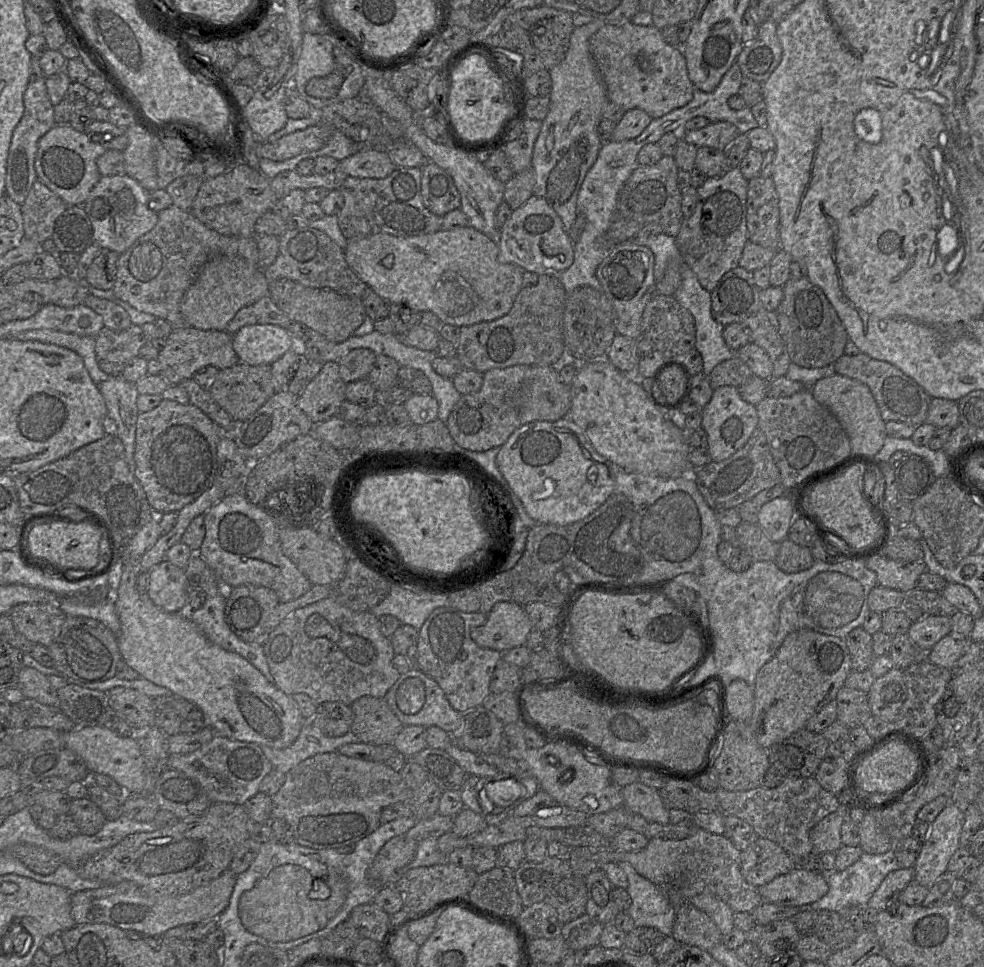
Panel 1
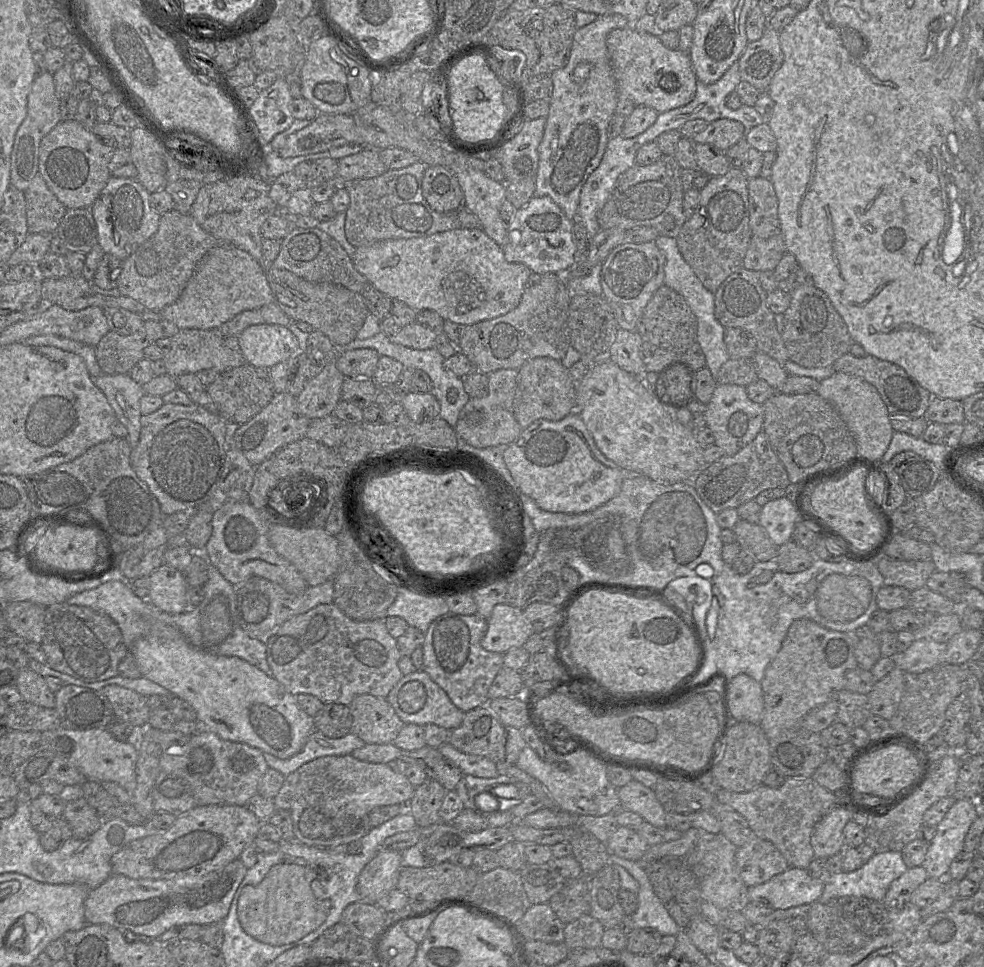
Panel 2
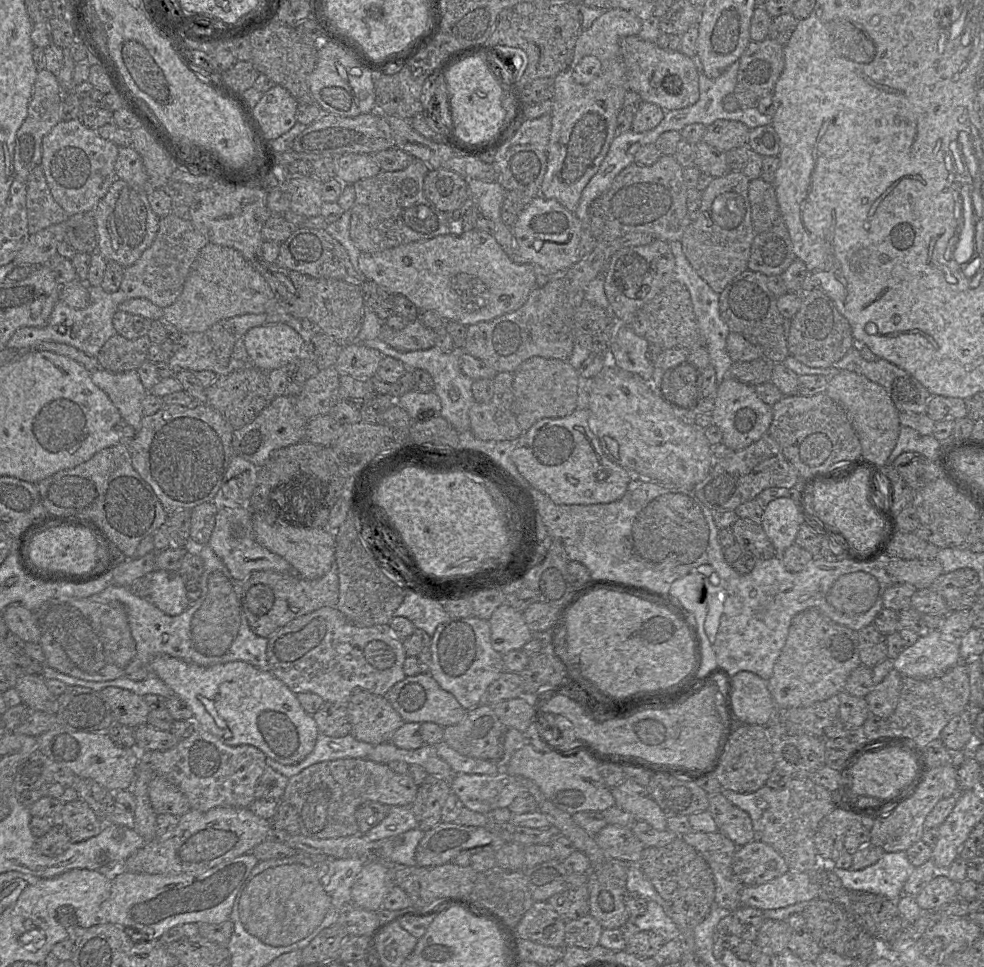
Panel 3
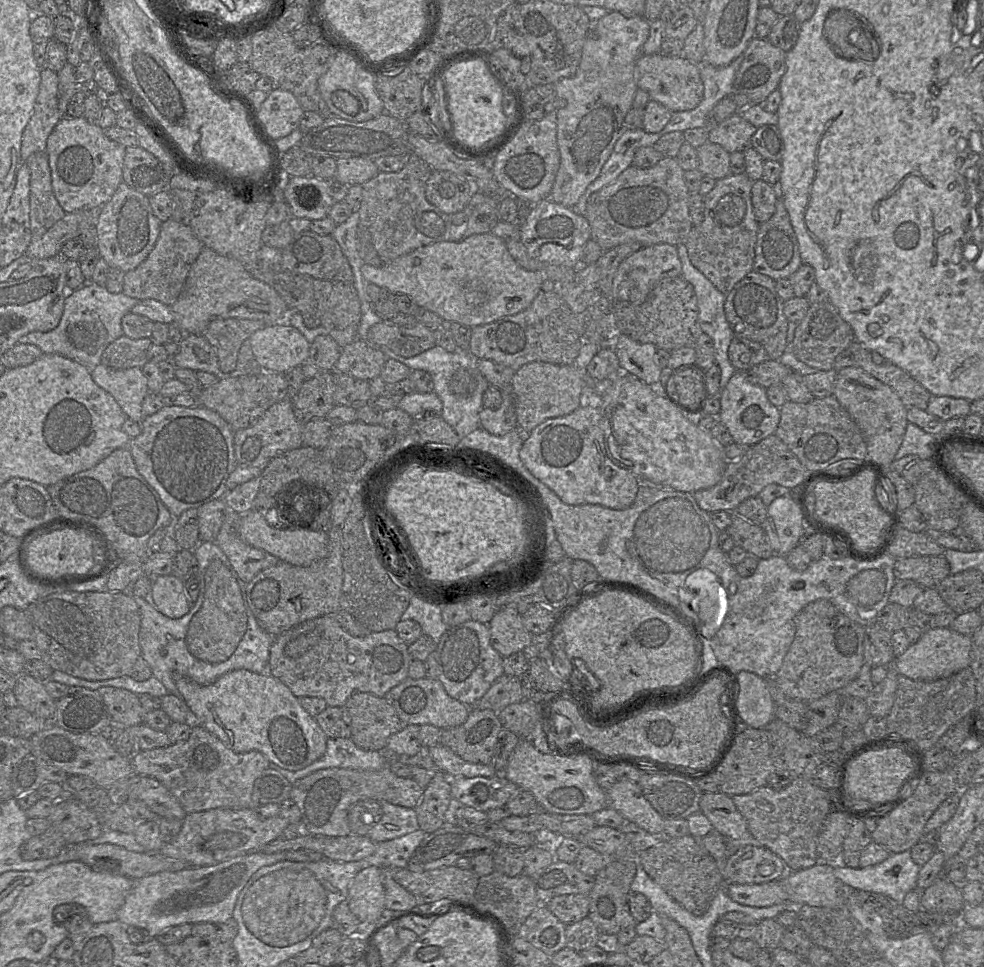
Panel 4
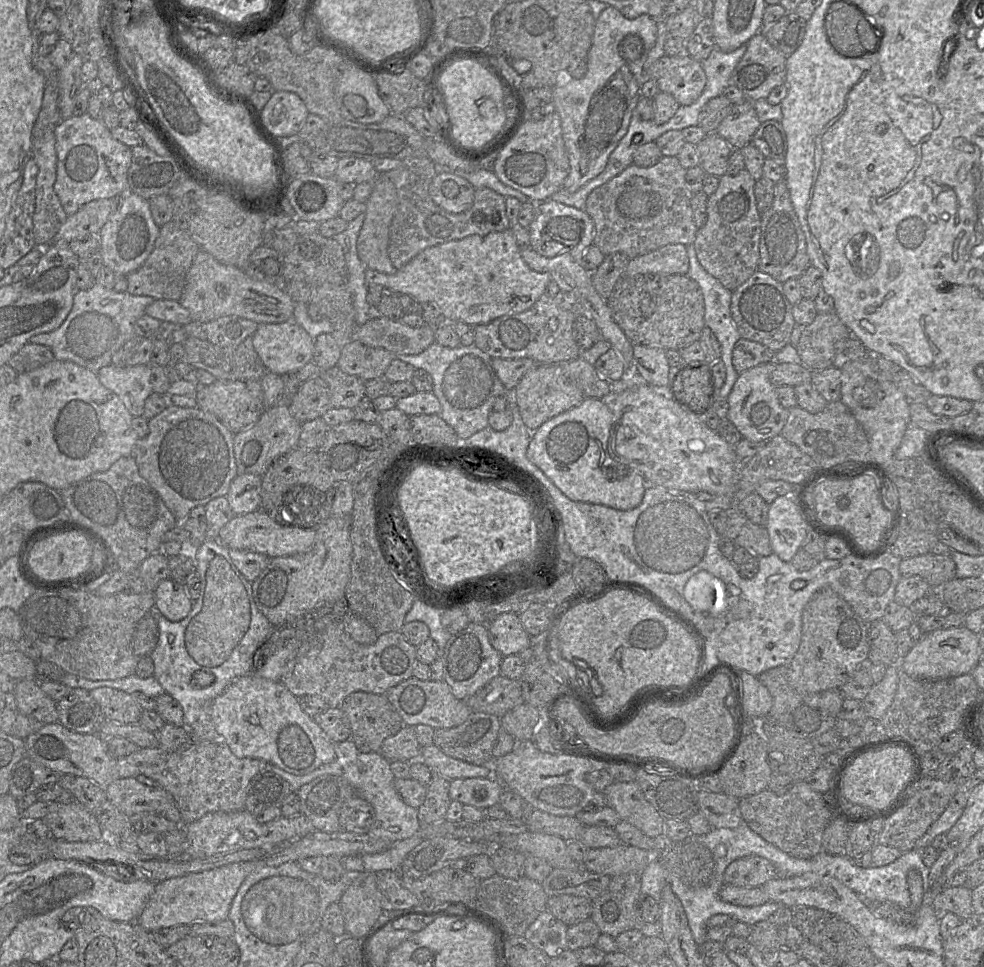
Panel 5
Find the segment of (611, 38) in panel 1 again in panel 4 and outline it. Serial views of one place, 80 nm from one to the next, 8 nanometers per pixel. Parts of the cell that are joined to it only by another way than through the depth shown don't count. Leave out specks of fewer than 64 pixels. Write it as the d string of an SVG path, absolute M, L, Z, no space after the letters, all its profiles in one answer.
M661 52L640 55L635 62L635 81L638 89L648 93L650 100L659 102L672 112L692 110L703 99L704 86L699 66L683 56L669 57Z

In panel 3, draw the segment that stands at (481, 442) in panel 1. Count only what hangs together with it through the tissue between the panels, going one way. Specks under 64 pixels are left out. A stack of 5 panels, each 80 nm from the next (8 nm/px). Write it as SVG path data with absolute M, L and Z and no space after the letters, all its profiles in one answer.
M498 372L493 378L493 396L489 402L475 402L469 411L470 431L483 441L517 440L522 430L513 413L513 373Z

